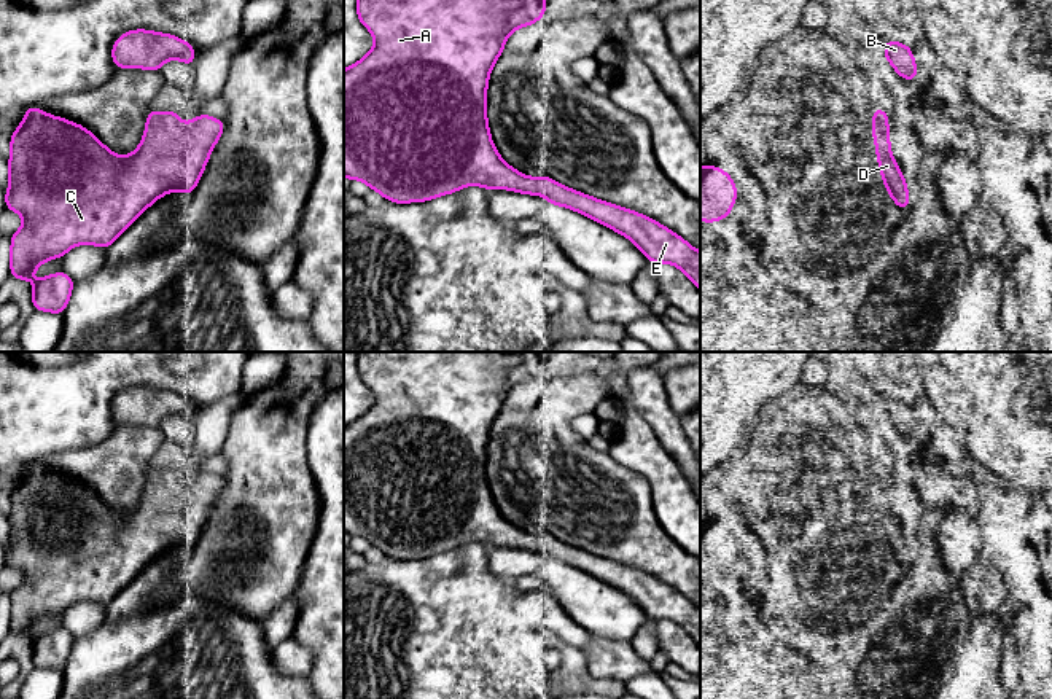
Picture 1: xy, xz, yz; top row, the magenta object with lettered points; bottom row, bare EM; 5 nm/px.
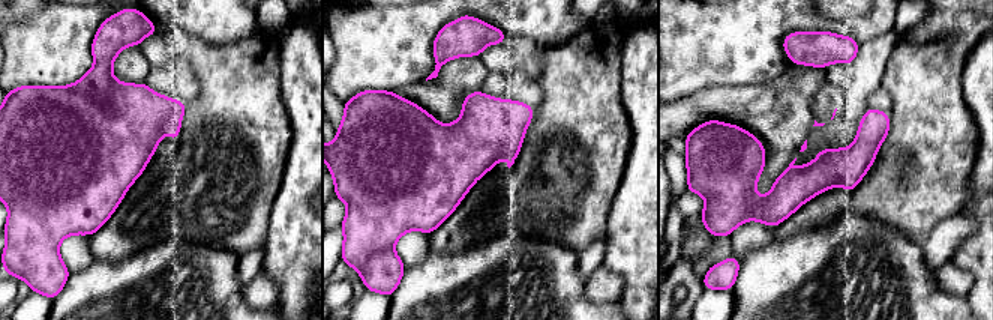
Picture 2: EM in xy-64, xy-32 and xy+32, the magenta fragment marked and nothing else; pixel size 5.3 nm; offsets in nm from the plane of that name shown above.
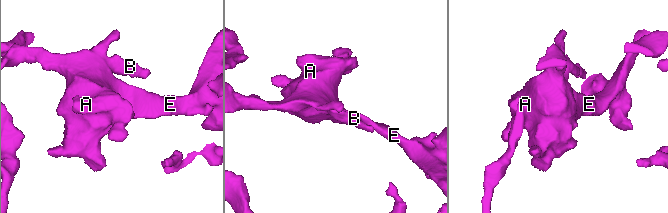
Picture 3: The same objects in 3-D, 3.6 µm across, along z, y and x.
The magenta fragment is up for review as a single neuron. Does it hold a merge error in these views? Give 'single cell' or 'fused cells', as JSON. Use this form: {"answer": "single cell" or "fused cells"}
{"answer": "single cell"}

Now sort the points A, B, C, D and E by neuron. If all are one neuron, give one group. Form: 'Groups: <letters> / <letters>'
Groups: A B C D E

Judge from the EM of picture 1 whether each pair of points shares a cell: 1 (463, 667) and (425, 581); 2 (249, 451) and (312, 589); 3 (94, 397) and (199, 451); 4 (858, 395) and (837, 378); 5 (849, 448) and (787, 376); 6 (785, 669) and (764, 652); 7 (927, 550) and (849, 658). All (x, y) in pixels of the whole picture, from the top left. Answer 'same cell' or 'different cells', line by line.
1: same cell
2: different cells
3: different cells
4: same cell
5: different cells
6: same cell
7: same cell

